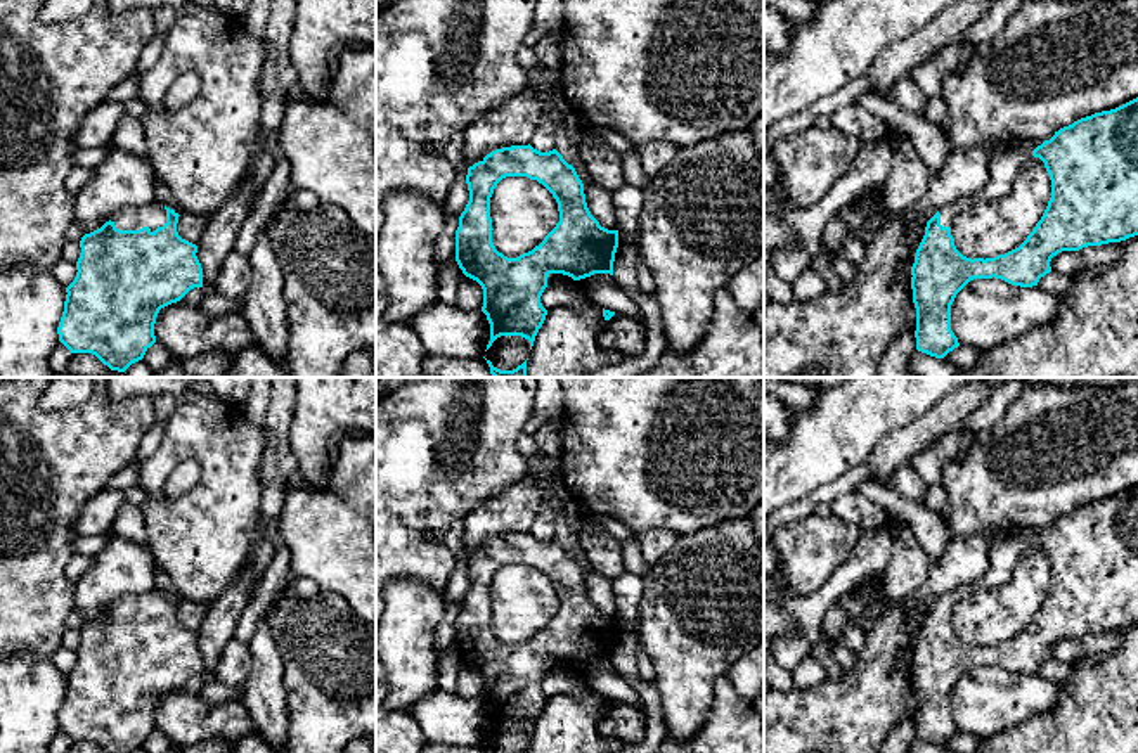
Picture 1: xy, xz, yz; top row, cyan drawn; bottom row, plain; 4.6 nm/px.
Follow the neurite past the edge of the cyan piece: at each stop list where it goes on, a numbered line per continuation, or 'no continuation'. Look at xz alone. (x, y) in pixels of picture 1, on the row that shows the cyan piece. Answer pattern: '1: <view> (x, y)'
no continuation

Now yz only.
1: yz (1005, 163)

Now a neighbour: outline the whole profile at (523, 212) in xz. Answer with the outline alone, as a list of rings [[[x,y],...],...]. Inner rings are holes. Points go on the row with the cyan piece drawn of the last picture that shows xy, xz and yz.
[[[502,178],[490,197],[492,242],[508,258],[539,246],[559,222],[558,203],[537,180]]]

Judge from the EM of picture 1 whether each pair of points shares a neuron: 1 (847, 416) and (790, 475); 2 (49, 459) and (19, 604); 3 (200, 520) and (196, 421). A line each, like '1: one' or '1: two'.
1: one
2: one
3: one

